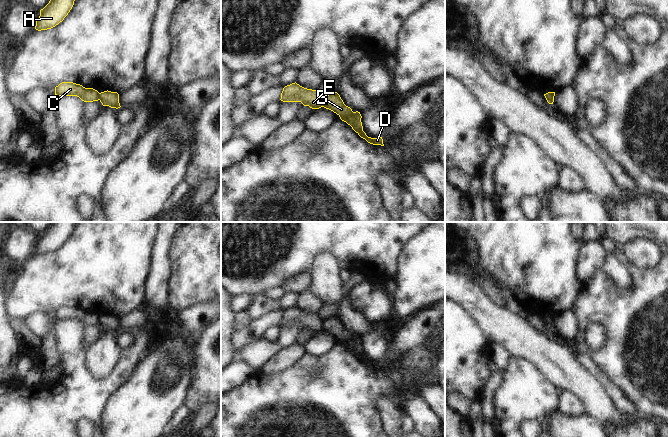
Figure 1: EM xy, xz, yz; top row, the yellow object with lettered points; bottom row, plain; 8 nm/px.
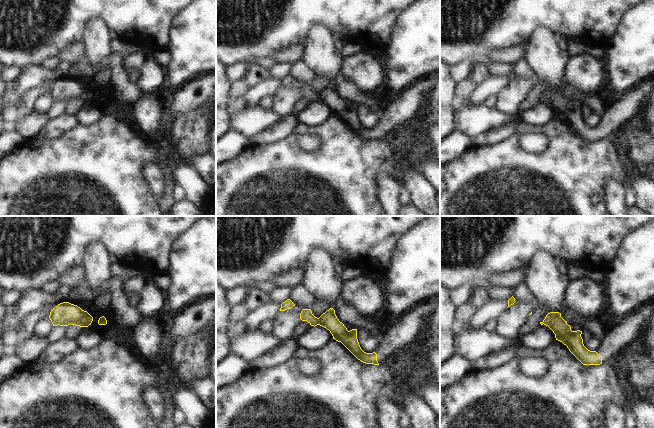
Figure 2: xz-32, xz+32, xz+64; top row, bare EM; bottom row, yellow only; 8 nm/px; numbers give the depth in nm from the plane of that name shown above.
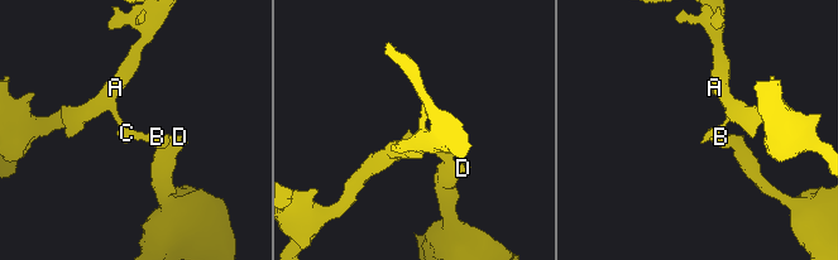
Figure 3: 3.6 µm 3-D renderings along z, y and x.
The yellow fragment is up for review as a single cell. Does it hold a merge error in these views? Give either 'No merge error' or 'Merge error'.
Merge error

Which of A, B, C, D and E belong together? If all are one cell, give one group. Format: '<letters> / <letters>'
A C E / B D

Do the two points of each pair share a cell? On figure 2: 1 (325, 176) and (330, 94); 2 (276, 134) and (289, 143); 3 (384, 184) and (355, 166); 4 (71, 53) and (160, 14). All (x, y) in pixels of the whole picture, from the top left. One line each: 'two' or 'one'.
1: two
2: two
3: two
4: two

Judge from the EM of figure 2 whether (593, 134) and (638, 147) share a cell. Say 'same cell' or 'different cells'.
different cells

